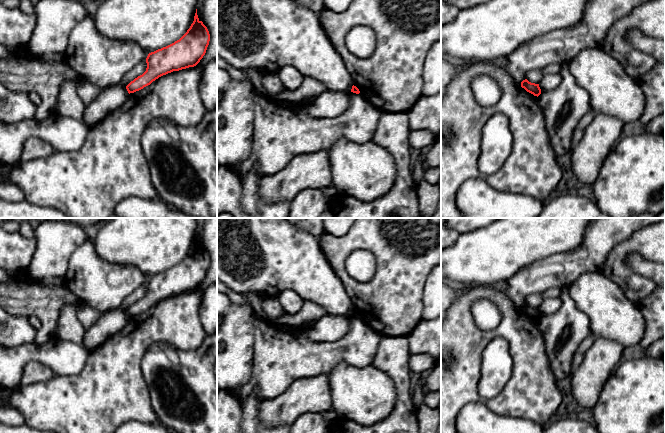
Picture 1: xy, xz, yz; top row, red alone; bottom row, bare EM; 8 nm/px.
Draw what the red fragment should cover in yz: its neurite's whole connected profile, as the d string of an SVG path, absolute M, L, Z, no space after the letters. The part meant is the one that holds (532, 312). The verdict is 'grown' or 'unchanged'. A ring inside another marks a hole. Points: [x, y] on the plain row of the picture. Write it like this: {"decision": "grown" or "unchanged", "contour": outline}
{"decision": "unchanged", "contour": "M527 303L521 306L521 311L524 312L527 316L533 318L534 320L538 321L541 318L539 308L531 307Z"}

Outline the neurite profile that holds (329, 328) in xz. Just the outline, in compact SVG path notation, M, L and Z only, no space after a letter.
M325 315L303 328L309 340L332 342L342 338L350 328L350 316Z

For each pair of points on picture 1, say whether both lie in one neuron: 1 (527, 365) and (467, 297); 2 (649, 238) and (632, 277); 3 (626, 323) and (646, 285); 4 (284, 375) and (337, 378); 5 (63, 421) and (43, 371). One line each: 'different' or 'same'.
1: same
2: same
3: different
4: different
5: different

